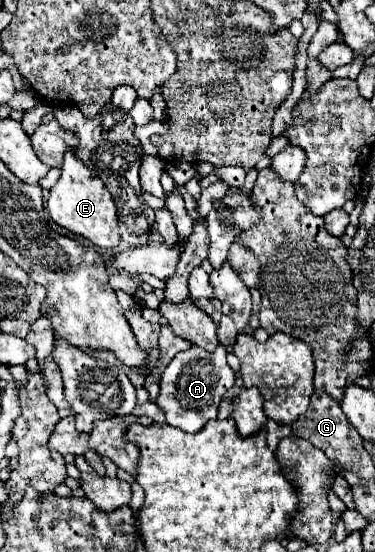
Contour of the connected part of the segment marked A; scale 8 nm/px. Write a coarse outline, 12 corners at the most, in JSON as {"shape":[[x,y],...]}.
{"shape":[[225,346],[179,352],[155,404],[193,434],[233,384]]}

